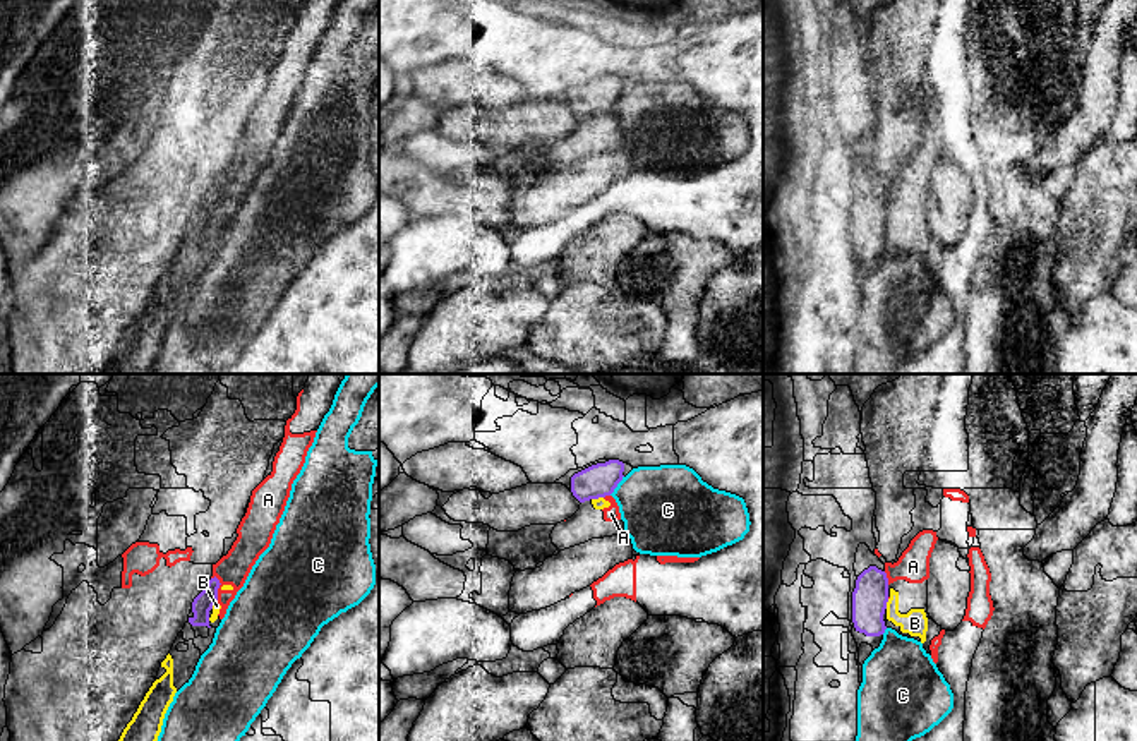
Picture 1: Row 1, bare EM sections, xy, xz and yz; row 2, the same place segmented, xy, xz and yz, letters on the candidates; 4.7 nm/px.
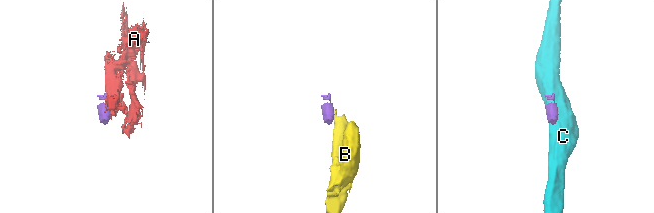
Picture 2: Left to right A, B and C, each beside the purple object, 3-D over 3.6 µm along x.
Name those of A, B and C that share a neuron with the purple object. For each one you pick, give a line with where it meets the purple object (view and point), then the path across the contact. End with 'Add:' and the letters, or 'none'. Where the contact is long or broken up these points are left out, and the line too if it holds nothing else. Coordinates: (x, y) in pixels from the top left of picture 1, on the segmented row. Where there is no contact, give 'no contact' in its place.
Add: none

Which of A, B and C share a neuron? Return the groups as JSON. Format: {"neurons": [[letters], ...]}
{"neurons": [["A", "B"], ["C"]]}

